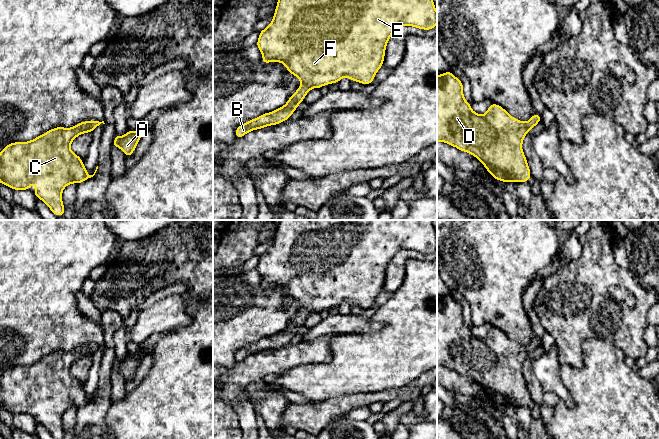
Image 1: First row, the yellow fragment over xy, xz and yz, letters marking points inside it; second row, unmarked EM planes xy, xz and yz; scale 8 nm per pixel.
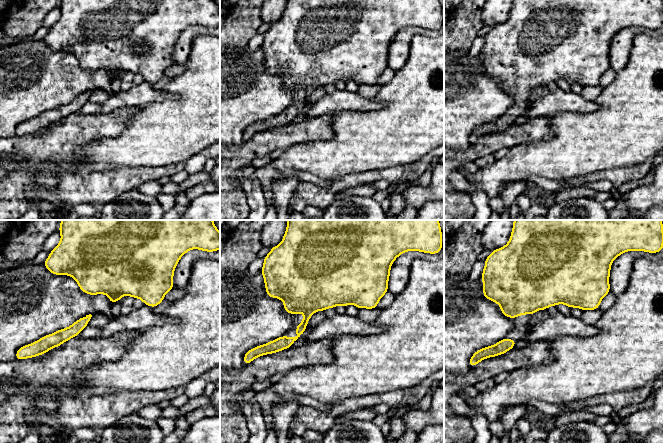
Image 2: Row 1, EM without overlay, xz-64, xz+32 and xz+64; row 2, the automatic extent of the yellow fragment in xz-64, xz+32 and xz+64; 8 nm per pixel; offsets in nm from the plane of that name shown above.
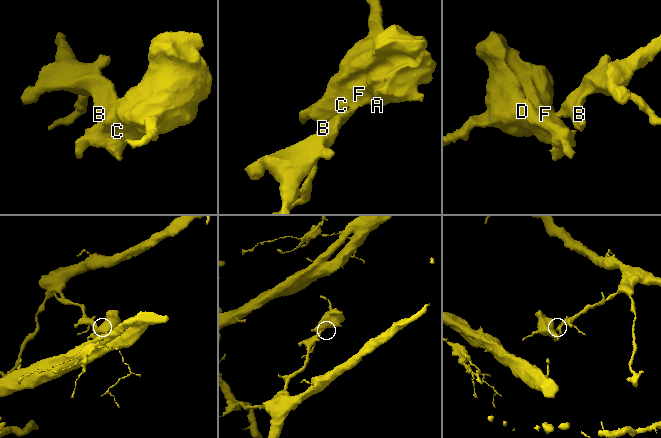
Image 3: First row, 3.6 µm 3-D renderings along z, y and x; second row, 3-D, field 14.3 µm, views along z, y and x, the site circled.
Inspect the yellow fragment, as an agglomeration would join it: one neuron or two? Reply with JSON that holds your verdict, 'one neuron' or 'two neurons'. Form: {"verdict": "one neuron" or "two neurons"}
{"verdict": "one neuron"}

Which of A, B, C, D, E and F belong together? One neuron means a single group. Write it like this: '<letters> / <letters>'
A B C D E F

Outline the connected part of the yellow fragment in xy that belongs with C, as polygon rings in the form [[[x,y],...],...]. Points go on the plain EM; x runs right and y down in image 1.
[[[89,344],[89,345],[84,345],[84,346],[80,346],[78,347],[76,350],[71,351],[71,352],[64,352],[64,351],[55,351],[47,356],[45,356],[42,359],[39,359],[38,361],[36,361],[35,363],[31,364],[31,365],[27,365],[27,366],[14,366],[14,367],[9,367],[1,376],[0,376],[0,408],[6,409],[8,411],[10,411],[12,414],[29,414],[31,408],[34,406],[36,409],[36,414],[33,415],[33,418],[35,419],[35,421],[41,423],[48,431],[49,433],[55,438],[55,439],[64,439],[66,434],[64,432],[63,429],[63,425],[62,425],[62,415],[64,414],[64,412],[71,408],[71,407],[75,407],[75,408],[79,408],[81,406],[86,405],[87,403],[93,401],[98,393],[98,390],[96,391],[96,394],[94,396],[93,399],[89,399],[87,397],[87,394],[84,390],[84,387],[82,385],[82,383],[75,377],[73,377],[70,373],[70,369],[72,367],[72,365],[78,361],[79,359],[83,358],[83,357],[91,357],[96,351],[98,351],[101,347],[105,348],[104,345],[99,346],[96,344]]]

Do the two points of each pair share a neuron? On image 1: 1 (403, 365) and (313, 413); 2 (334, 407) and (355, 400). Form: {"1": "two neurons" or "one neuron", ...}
{"1": "two neurons", "2": "one neuron"}

